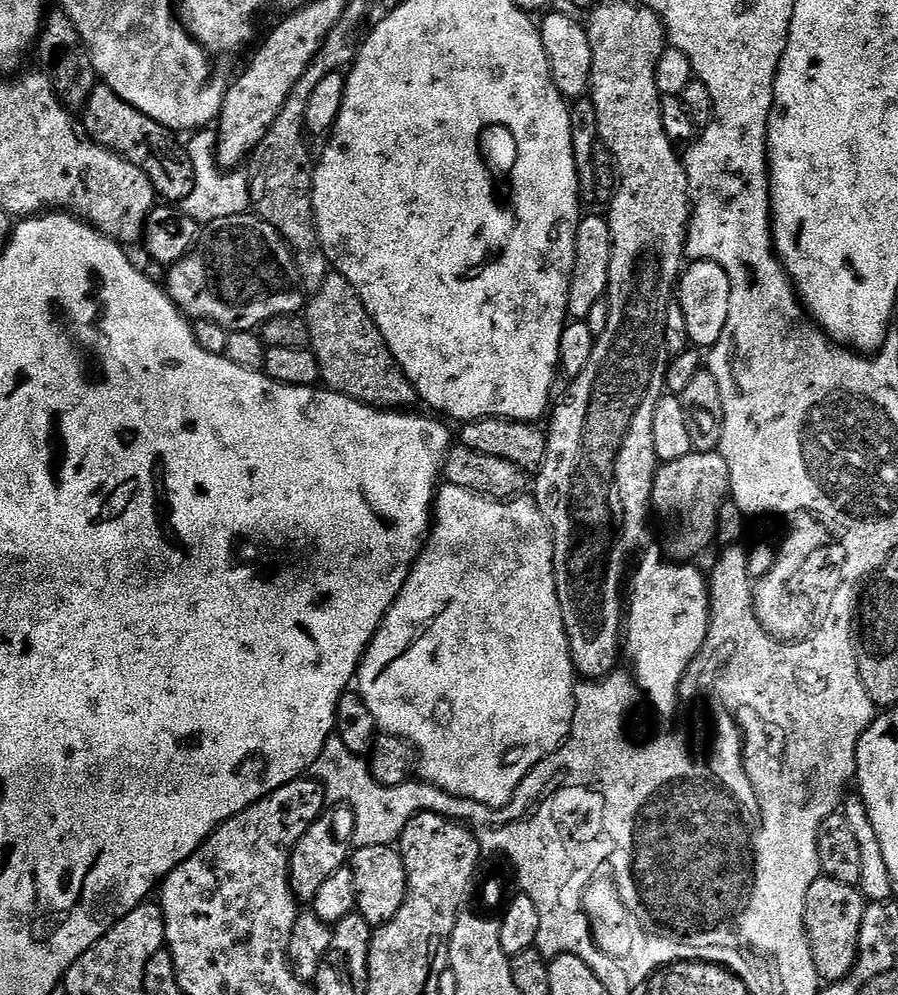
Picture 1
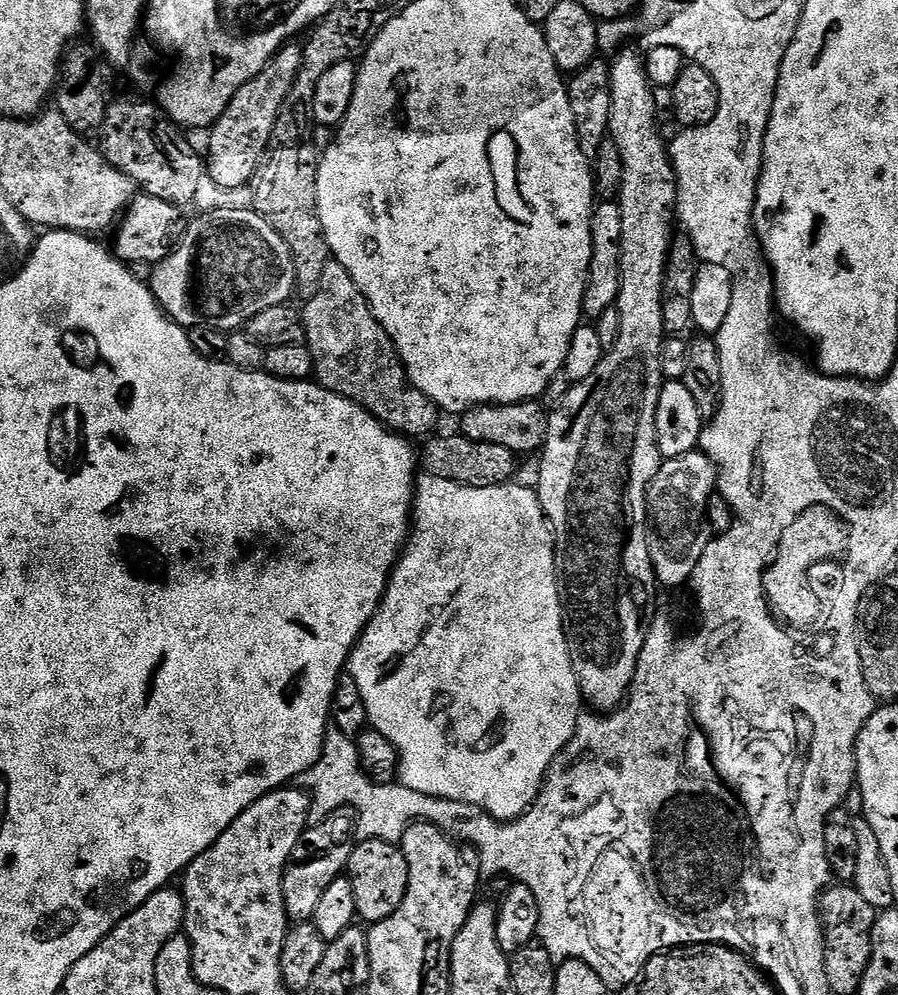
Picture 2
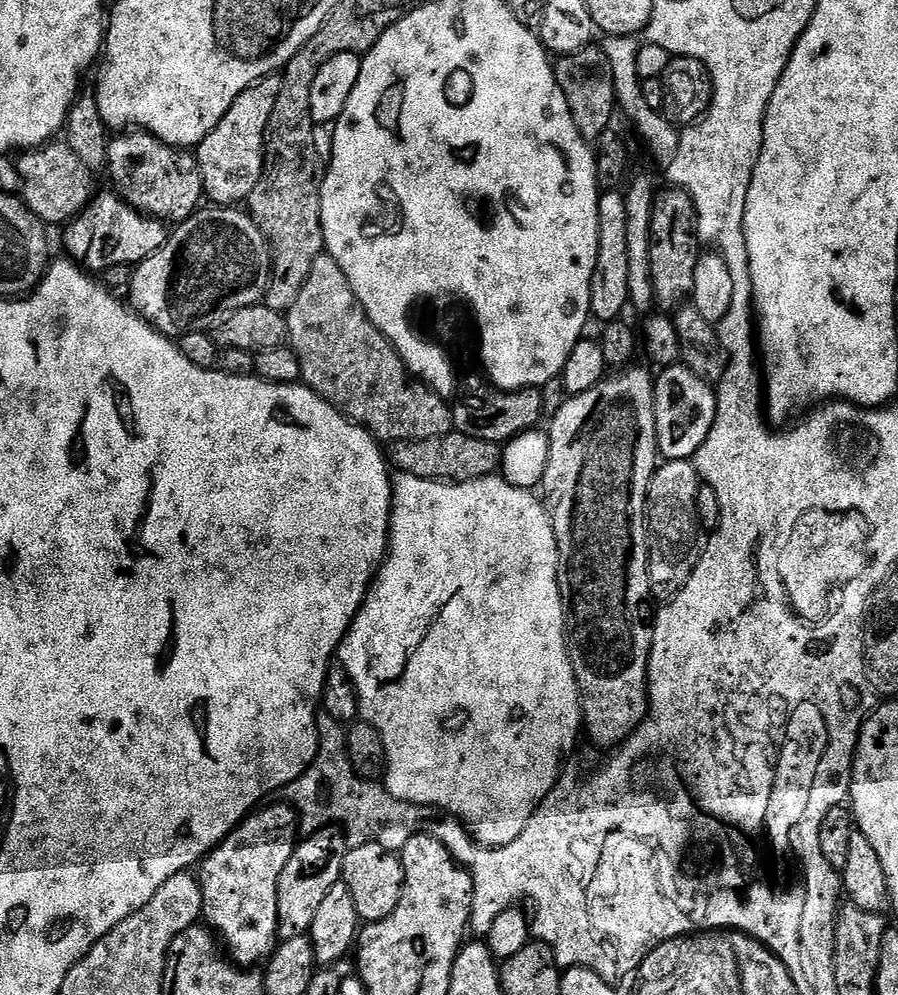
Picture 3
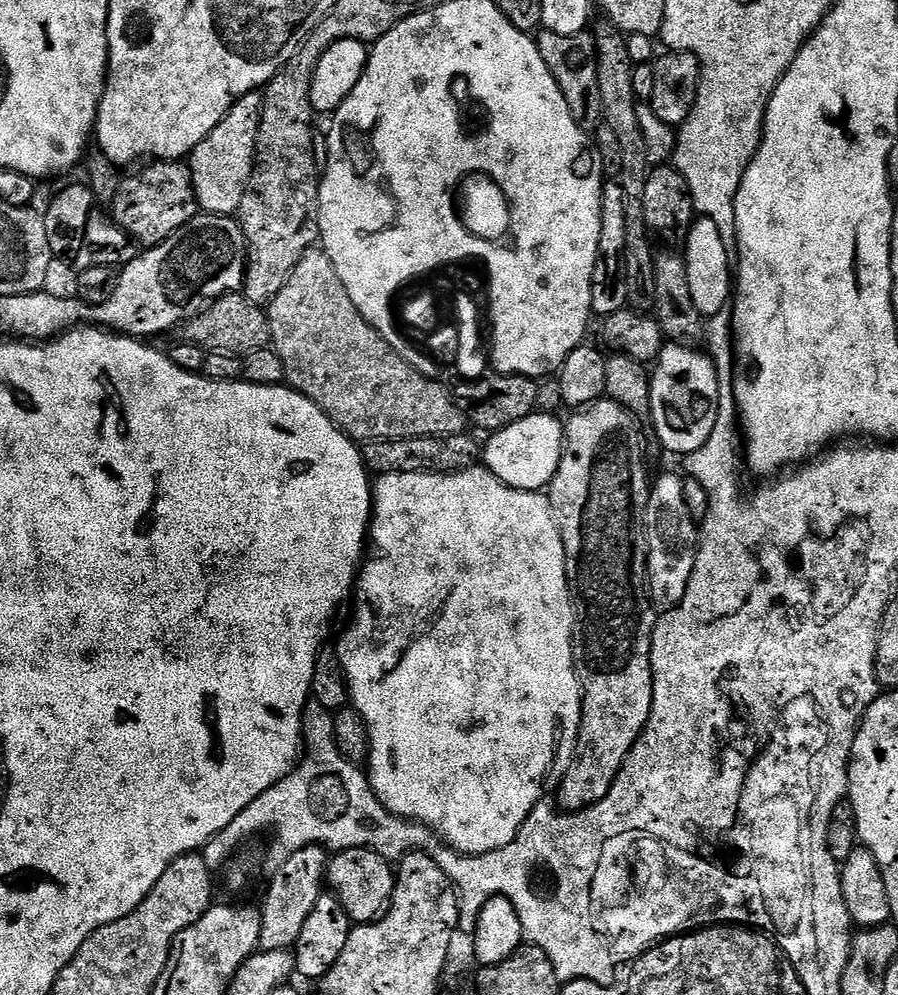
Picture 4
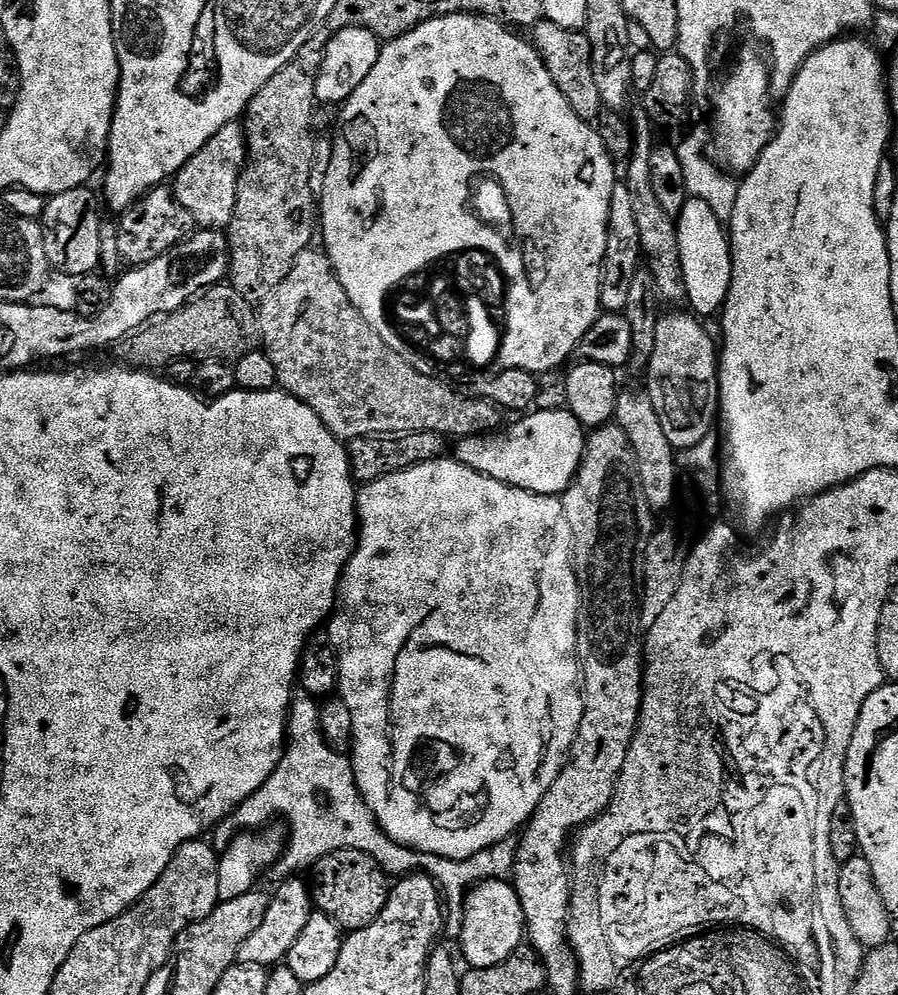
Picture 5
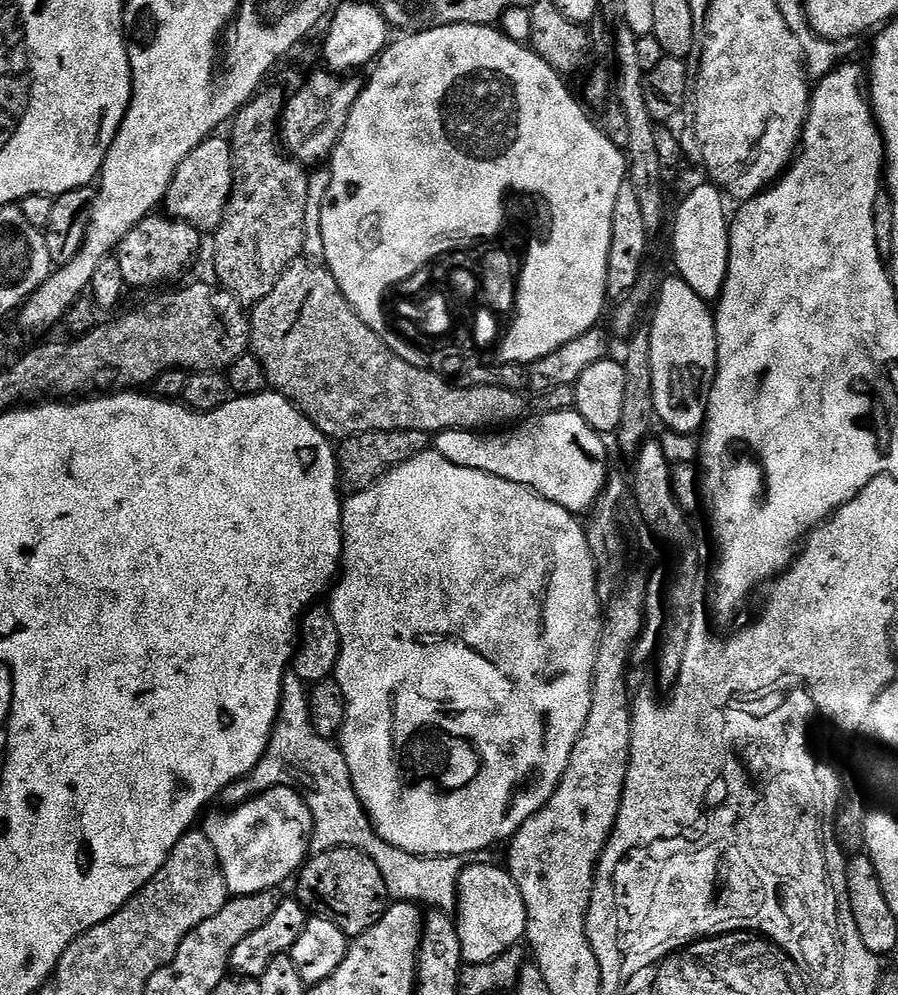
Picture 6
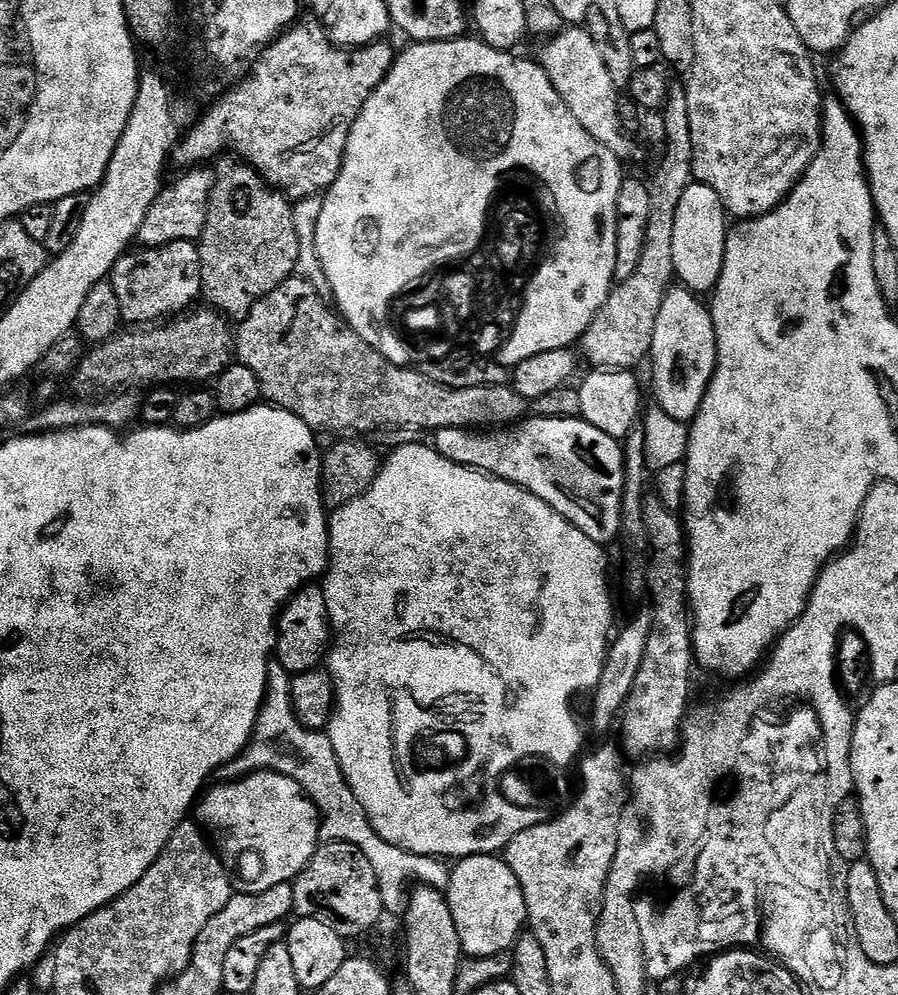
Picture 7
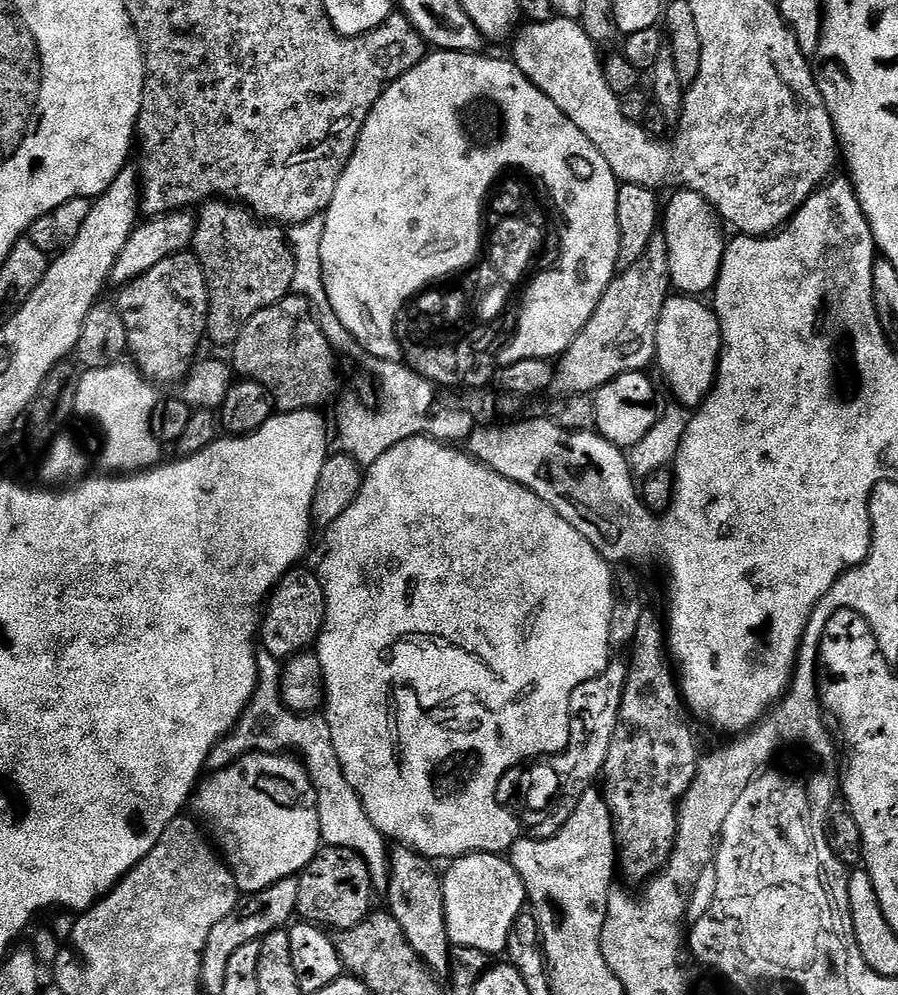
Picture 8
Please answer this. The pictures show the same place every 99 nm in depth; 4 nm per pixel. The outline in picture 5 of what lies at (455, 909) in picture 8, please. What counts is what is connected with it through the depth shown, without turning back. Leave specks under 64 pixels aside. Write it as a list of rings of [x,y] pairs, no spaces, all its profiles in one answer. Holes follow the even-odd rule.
[[[507,879],[503,880],[484,880],[480,884],[477,884],[475,888],[472,889],[471,892],[469,892],[468,897],[464,900],[464,921],[462,922],[462,934],[460,935],[459,941],[458,941],[458,947],[460,947],[459,955],[462,957],[464,955],[465,965],[467,965],[468,968],[485,968],[486,966],[498,966],[498,962],[506,962],[506,958],[510,958],[510,954],[514,954],[514,950],[518,950],[522,945],[525,943],[526,940],[526,925],[524,923],[524,911],[522,910],[522,902],[518,898],[518,894],[516,893],[515,887]]]

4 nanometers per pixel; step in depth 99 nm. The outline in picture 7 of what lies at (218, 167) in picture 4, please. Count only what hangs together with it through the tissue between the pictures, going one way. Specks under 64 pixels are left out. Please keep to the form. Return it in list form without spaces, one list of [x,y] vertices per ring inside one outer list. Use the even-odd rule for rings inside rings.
[[[201,166],[185,171],[172,185],[161,187],[154,206],[146,213],[142,221],[142,230],[138,230],[135,243],[146,248],[157,248],[159,244],[199,241],[202,230],[206,230],[206,216],[210,210],[210,194],[214,190],[216,172],[208,166]]]

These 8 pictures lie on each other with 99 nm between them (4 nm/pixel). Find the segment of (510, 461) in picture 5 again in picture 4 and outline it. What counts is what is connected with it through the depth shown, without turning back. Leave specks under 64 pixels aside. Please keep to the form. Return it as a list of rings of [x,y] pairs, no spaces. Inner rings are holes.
[[[537,410],[532,415],[491,433],[487,437],[488,445],[485,443],[482,448],[483,467],[494,473],[503,484],[511,488],[526,490],[527,492],[547,489],[558,470],[560,459],[564,453],[564,424],[561,421],[556,421],[556,419],[555,415]]]

